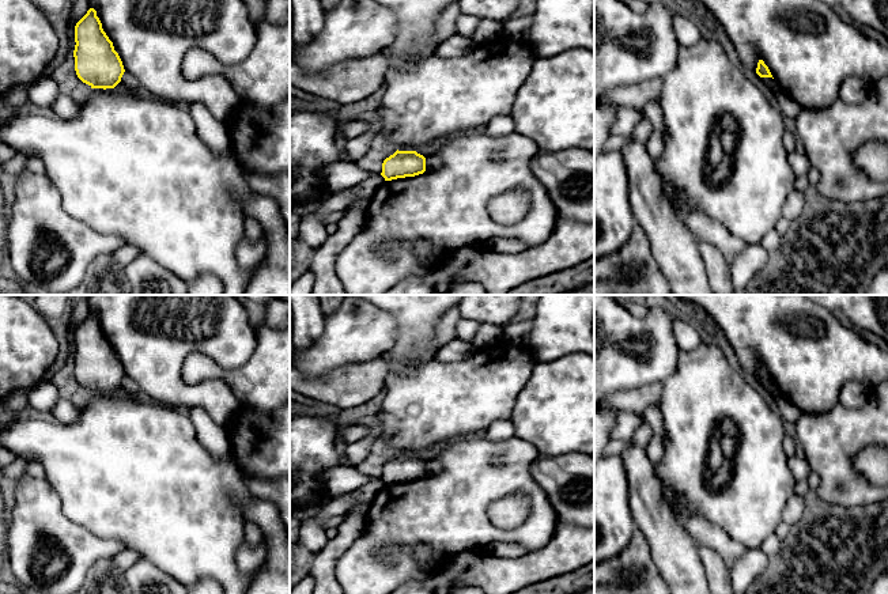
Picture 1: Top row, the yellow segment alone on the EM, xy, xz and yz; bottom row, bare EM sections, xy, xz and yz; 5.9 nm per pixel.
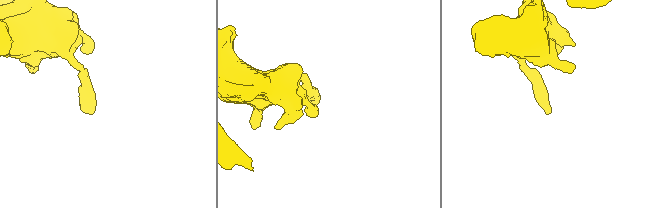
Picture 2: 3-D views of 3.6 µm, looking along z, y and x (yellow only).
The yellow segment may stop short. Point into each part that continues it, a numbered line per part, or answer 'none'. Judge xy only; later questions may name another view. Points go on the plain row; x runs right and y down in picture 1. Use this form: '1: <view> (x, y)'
none

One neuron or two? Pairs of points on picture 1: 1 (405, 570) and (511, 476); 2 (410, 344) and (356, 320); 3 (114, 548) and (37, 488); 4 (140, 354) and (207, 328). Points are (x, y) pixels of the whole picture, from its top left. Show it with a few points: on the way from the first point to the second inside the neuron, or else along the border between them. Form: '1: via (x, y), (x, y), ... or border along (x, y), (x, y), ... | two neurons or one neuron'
1: via (386, 537), (412, 513), (444, 511), (469, 485) | one neuron
2: border along (381, 309), (396, 322), (395, 343), (384, 352) | two neurons
3: via (91, 548), (82, 548), (45, 511) | one neuron
4: via (157, 337), (166, 328), (191, 328) | one neuron

